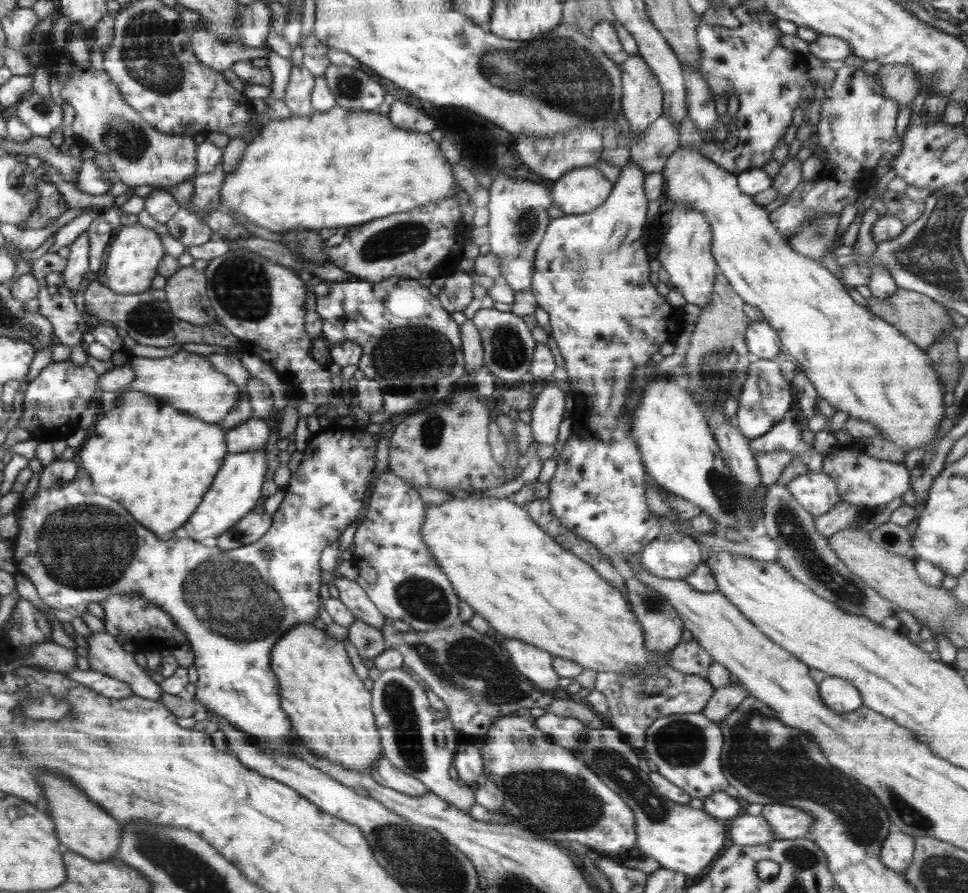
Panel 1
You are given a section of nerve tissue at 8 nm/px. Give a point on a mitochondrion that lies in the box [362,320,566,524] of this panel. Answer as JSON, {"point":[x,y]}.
{"point":[401,353]}

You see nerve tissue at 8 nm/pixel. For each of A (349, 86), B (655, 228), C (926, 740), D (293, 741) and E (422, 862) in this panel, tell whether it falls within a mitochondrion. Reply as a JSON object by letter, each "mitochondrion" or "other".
{"A":"mitochondrion","B":"other","C":"other","D":"other","E":"mitochondrion"}

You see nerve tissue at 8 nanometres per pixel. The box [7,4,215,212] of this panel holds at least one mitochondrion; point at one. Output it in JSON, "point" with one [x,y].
{"point":[151,63]}

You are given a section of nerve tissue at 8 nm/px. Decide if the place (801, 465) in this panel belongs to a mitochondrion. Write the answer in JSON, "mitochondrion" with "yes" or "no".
{"mitochondrion":"no"}

